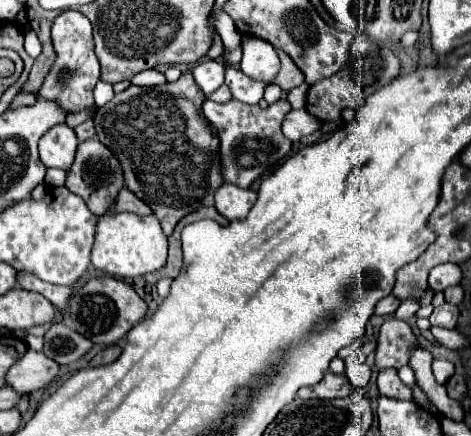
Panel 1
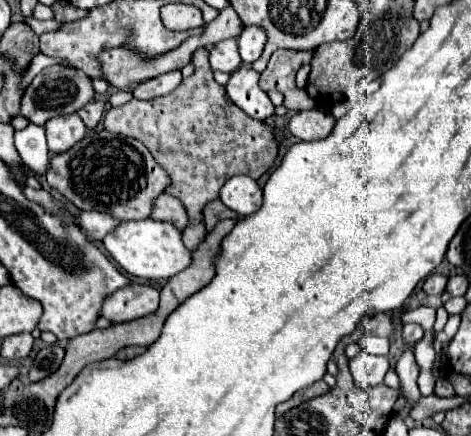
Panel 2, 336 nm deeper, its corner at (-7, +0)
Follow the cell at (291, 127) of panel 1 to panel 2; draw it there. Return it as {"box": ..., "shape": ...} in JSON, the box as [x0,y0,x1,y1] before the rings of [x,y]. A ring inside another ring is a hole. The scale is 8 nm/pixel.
{"box":[287,110,335,140],"shape":[[[303,110],[291,116],[287,128],[299,140],[321,140],[331,134],[335,118],[321,110]]]}

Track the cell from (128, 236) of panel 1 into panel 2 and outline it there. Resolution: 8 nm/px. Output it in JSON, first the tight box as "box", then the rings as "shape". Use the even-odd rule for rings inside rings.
{"box":[103,218,191,280],"shape":[[[151,218],[139,222],[121,222],[115,232],[105,236],[103,246],[127,274],[137,278],[147,280],[171,278],[185,270],[187,266],[191,266],[191,252],[183,246],[181,230],[177,230],[169,222],[159,222]]]}

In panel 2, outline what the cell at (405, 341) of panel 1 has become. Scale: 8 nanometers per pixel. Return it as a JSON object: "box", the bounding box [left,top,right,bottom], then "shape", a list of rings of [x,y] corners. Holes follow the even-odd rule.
{"box":[359,334,389,354],"shape":[[[363,334],[363,338],[359,340],[361,348],[371,352],[371,354],[387,354],[389,352],[389,340],[381,338],[381,336],[371,336],[371,334]]]}

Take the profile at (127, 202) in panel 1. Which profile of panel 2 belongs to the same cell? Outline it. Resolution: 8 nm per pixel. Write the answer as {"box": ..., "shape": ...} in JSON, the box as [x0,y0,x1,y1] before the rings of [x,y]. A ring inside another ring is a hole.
{"box":[151,194,187,230],"shape":[[[161,194],[155,200],[151,218],[163,220],[163,222],[171,222],[179,230],[183,230],[187,226],[187,210],[181,206],[181,202],[175,196],[169,196],[169,194]]]}

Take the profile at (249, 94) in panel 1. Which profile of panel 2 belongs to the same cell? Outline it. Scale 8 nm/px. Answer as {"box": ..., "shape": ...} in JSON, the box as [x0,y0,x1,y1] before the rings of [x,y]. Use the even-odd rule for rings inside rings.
{"box":[225,66,275,122],"shape":[[[241,66],[231,74],[229,82],[225,84],[225,92],[235,106],[255,120],[265,122],[275,116],[275,106],[259,88],[259,72],[249,66]]]}

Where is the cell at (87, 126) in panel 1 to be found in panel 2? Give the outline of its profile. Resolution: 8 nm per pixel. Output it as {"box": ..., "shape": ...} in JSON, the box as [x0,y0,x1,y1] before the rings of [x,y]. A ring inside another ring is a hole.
{"box":[77,100,105,128],"shape":[[[93,100],[91,104],[85,104],[83,108],[79,108],[77,114],[81,116],[81,120],[85,122],[87,128],[95,128],[97,122],[101,120],[101,116],[103,116],[103,106],[105,106],[105,102]]]}

